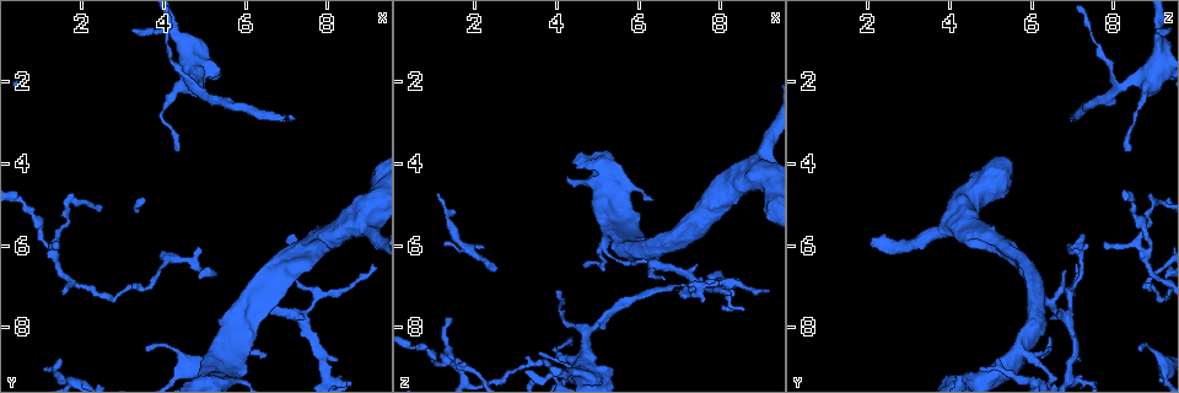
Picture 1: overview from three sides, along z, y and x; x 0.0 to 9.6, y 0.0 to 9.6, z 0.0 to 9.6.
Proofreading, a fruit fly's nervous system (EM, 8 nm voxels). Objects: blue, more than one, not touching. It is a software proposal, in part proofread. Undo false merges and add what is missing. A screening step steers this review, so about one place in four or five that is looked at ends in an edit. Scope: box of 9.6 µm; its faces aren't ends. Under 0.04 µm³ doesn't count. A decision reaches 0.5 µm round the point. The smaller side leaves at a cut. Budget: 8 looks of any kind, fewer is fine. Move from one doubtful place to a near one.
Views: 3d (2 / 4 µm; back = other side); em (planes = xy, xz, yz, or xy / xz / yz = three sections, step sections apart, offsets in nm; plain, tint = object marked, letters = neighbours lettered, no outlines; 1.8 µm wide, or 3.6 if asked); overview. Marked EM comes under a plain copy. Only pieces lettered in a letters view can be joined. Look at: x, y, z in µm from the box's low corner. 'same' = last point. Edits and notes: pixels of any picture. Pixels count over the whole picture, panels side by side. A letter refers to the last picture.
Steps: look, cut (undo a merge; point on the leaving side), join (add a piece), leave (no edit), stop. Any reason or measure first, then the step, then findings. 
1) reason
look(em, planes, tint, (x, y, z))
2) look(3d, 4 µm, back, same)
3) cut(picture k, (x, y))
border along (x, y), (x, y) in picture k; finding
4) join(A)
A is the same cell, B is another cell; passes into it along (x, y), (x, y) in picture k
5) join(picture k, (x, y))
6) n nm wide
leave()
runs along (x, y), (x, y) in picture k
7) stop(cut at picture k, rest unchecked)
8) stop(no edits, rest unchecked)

branch stops here
look(em, xy, step 8, letters, (6.95, 2.90, 7.05))

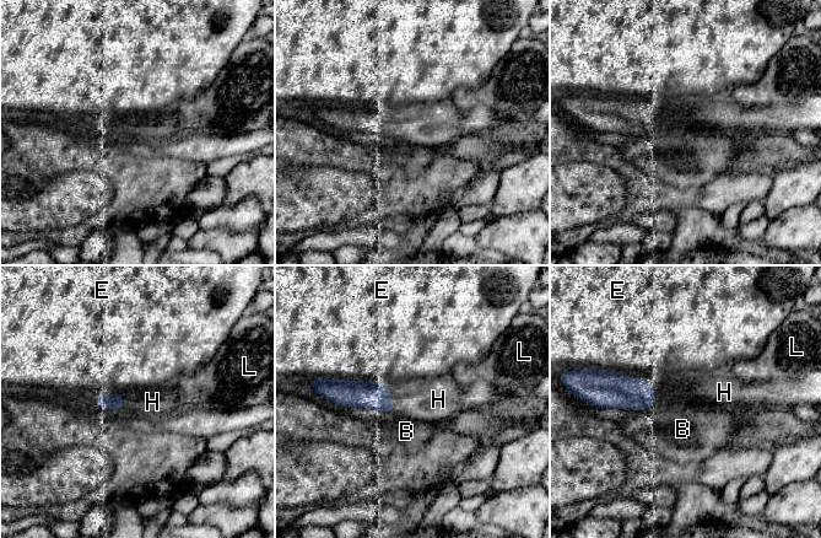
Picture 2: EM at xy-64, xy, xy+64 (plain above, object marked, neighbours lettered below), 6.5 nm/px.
join(H)
H is the same cell, B, E and L are other cells; the neuron continues

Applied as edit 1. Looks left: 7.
thin end
look(3d, 4 µm, (4.40, 3.70, 8.40))

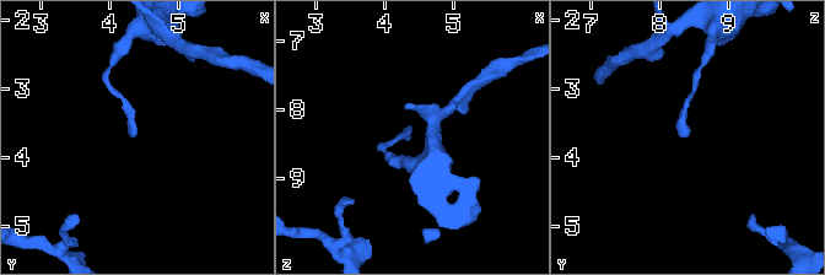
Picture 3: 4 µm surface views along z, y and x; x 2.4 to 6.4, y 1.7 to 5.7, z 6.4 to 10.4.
look(em, xy, step 16, letters, (4.45, 3.65, 8.40))

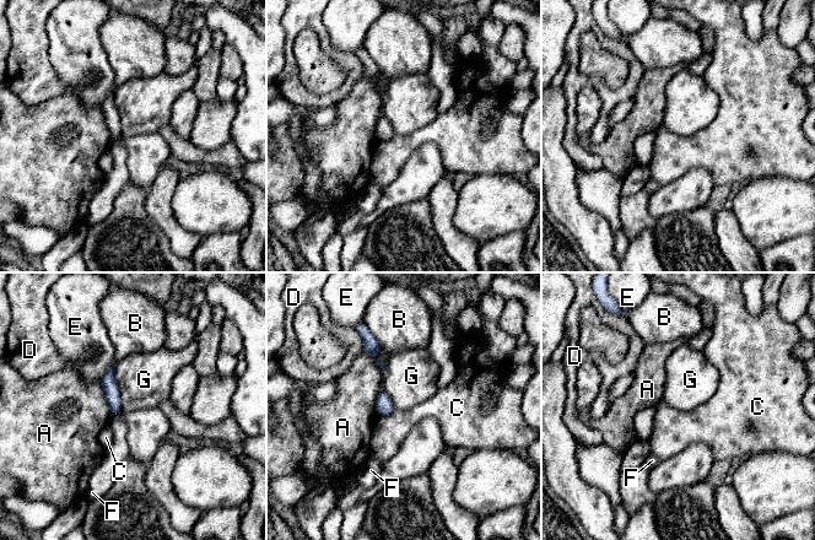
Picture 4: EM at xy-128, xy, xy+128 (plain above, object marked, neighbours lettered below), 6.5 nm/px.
80 nm wide
leave()
A, B, C, D, E, F and G are other cells; runs along (112, 370), (111, 390), (114, 410) in picture 4; none of them fits

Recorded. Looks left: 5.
look(3d, 4 µm, (3.75, 6.95, 8.80))

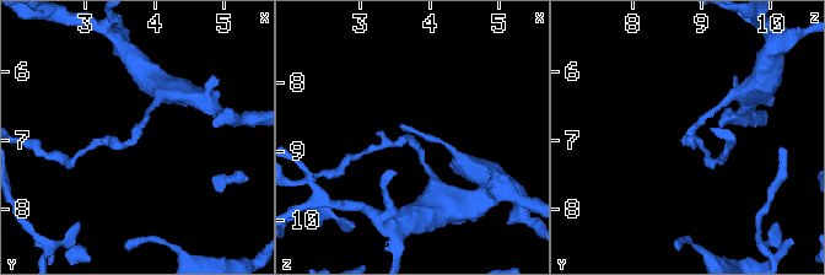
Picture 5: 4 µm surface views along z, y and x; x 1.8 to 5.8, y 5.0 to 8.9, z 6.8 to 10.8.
now the EM
look(em, yz, step 4, tint, (3.65, 7.00, 8.80))

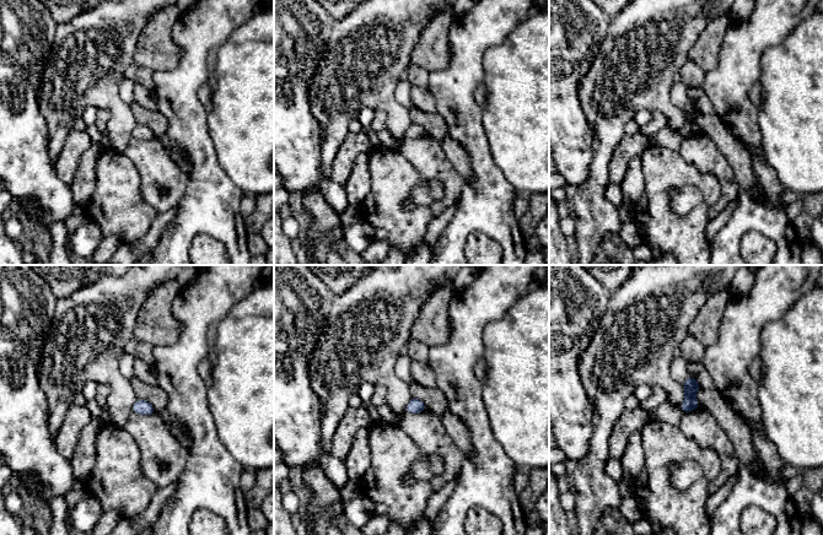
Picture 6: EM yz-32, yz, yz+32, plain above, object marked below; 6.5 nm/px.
look(em, yz, step 4, letters, same)

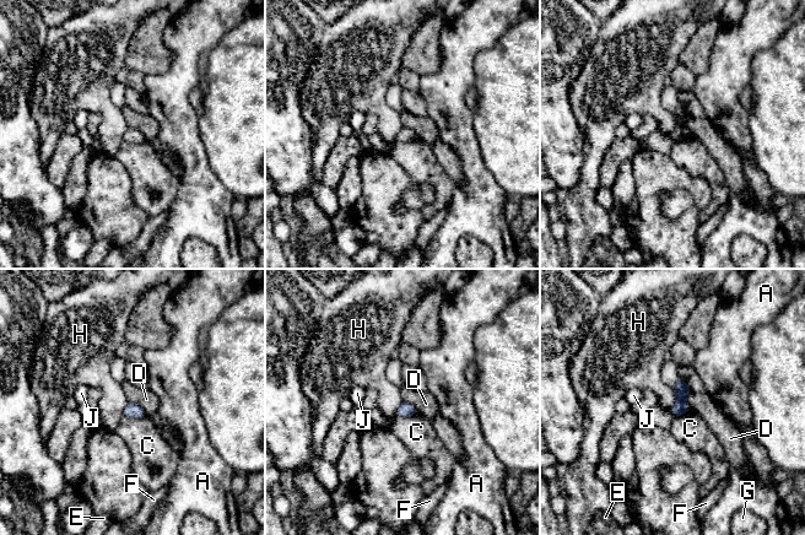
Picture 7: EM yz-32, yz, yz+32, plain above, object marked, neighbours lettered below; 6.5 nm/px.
100 nm wide
cut(picture 7, (679, 409))
A, C, D, E, F, G, H and J are other cells; border along (677, 400), (685, 401) in picture 7; two neurons meet here

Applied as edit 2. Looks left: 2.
stop(join at picture 2, cut at picture 7, rest unchecked)

